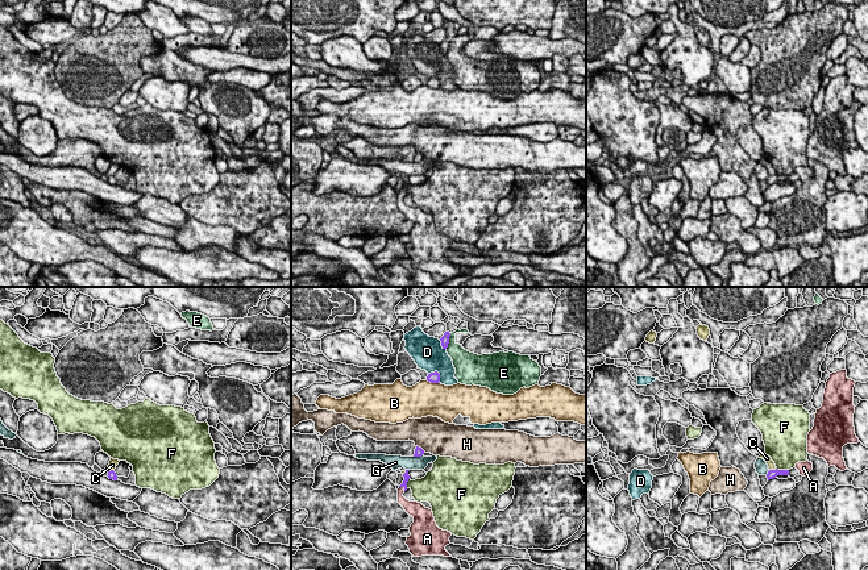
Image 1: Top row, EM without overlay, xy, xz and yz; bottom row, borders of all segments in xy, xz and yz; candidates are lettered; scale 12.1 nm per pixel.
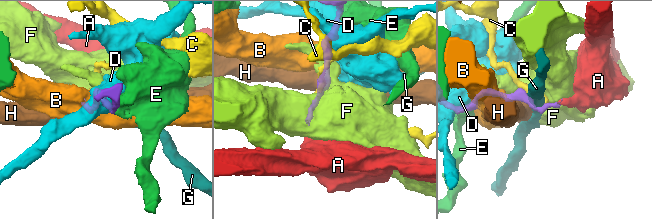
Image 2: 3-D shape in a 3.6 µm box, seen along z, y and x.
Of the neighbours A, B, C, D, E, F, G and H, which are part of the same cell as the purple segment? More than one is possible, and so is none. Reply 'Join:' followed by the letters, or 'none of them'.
Join: A

